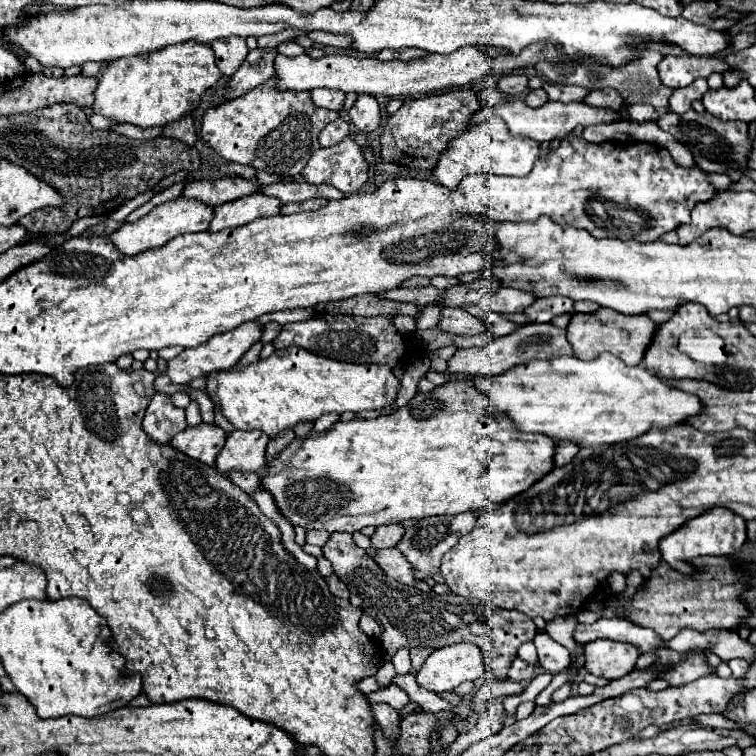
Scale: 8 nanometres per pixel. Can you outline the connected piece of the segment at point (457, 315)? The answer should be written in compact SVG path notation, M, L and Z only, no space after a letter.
M444 307L438 325L444 331L454 333L454 335L480 335L490 329L488 323L466 313L462 307Z

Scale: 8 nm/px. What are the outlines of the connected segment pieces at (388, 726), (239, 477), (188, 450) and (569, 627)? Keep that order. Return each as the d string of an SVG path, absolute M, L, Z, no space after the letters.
M374 703L372 705L372 711L374 711L374 717L384 733L384 737L390 737L390 739L398 739L398 725L400 725L400 717L398 717L398 711L386 703Z
M226 473L226 477L228 477L234 485L242 487L246 493L252 493L252 491L262 489L262 487L260 487L260 479L258 479L258 473Z
M200 423L196 427L186 427L184 433L178 433L172 439L172 447L186 453L188 457L202 461L206 465L214 465L218 451L224 447L226 433L218 425Z
M575 615L558 616L547 622L548 634L558 643L566 647L570 653L576 653L576 642L573 639L573 632L578 624Z

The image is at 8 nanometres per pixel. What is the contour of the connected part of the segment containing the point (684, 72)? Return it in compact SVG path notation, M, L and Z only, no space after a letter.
M664 55L658 63L658 75L662 85L670 89L680 89L690 85L698 77L708 77L712 73L724 73L728 63L718 57L692 57L692 55Z

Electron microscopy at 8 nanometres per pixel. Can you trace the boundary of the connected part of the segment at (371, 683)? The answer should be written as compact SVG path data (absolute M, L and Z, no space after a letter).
M366 677L366 679L362 679L362 681L358 683L358 689L368 695L368 693L374 693L374 691L384 689L384 685L380 685L380 683L376 681L376 677Z

